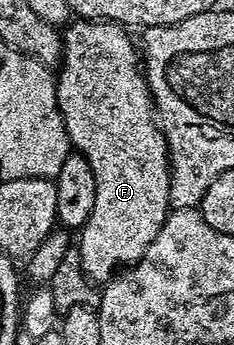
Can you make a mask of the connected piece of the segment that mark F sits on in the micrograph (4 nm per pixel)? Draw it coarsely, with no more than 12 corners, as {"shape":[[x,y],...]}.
{"shape":[[70,20],[57,105],[95,171],[94,283],[169,217],[169,145],[139,45]]}

